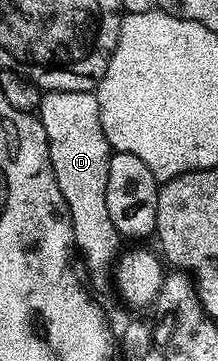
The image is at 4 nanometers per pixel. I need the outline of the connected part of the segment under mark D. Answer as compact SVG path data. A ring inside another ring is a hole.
M46 92L41 98L39 116L43 131L47 131L47 147L51 155L51 167L55 171L55 183L59 183L59 191L63 191L73 224L76 252L79 257L81 253L86 267L95 276L101 277L108 269L110 272L118 258L123 237L117 232L115 223L111 223L111 215L107 212L107 167L111 150L107 135L103 135L96 92Z

